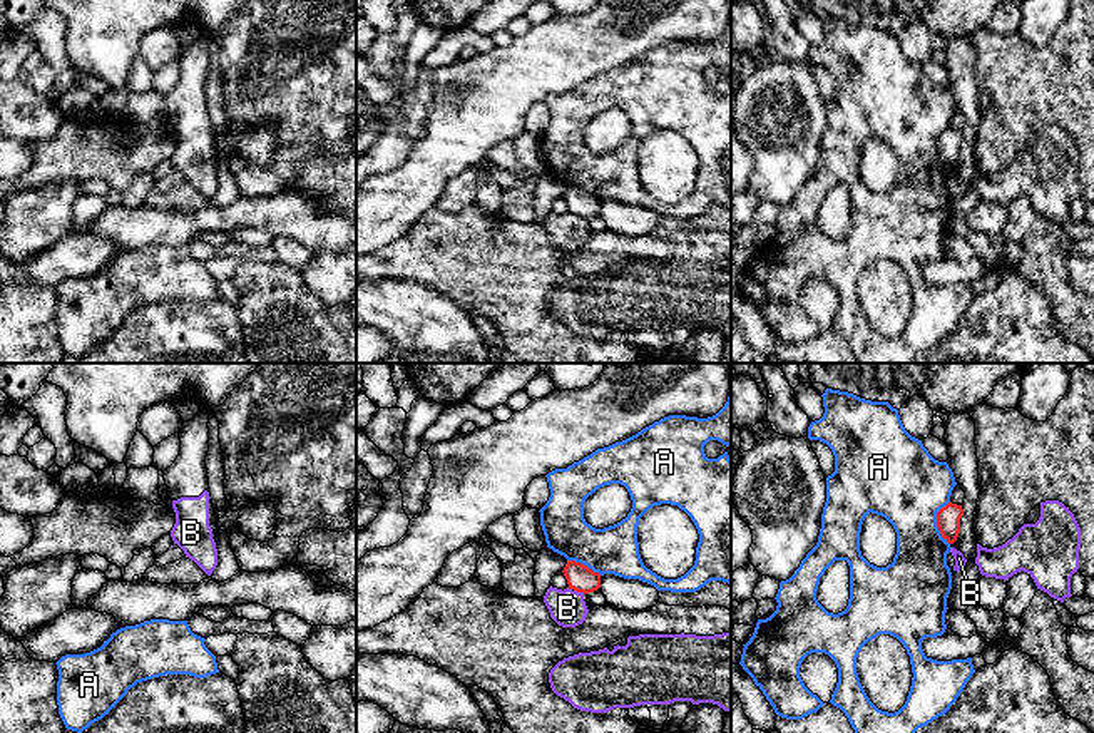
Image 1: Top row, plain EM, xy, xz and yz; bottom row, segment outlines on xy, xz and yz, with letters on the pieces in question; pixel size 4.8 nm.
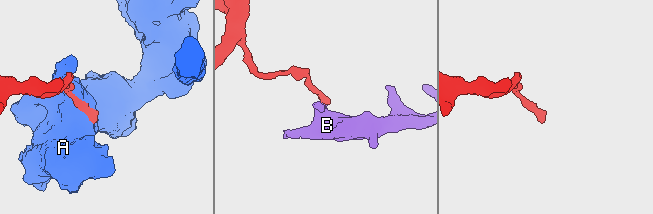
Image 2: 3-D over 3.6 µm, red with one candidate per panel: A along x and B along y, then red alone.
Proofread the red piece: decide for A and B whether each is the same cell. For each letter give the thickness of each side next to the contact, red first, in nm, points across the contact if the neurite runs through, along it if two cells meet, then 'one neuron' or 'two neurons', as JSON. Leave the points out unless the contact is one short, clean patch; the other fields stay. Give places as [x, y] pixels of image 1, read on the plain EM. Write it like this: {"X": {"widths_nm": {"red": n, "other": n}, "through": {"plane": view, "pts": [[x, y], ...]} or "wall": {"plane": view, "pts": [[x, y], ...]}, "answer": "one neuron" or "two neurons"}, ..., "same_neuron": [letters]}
{"A": {"widths_nm": {"red": 110, "other": 380}, "answer": "two neurons"}, "B": {"widths_nm": {"red": 130, "other": 180}, "wall": {"plane": "xz", "pts": [[574, 215], [584, 218]]}, "answer": "two neurons"}, "same_neuron": []}

